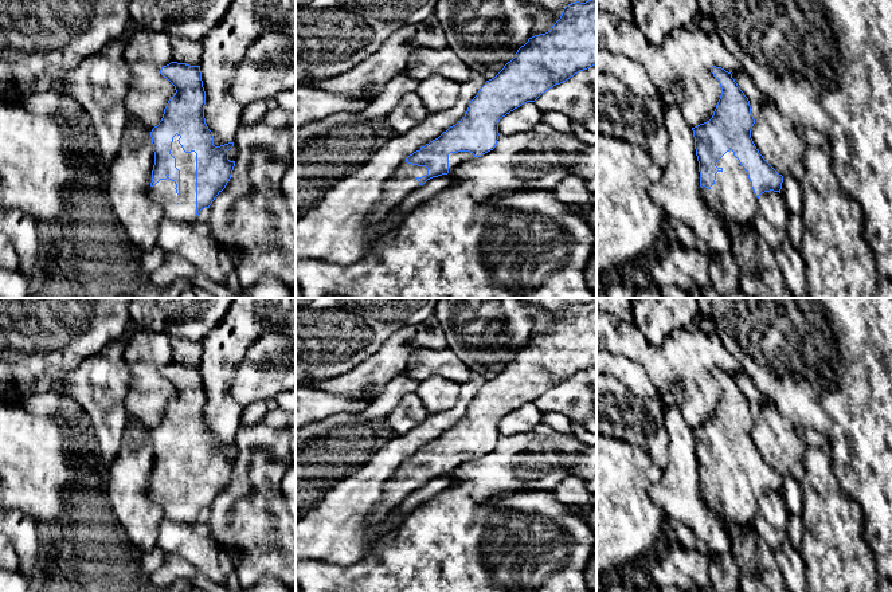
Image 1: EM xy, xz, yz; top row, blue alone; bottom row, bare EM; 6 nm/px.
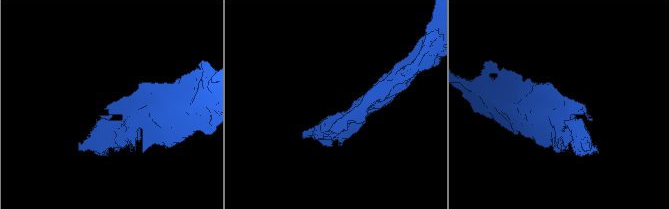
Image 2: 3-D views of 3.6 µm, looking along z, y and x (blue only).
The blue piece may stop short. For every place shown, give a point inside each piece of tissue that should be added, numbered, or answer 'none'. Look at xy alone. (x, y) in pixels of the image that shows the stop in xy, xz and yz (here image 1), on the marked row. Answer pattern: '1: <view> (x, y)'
1: xy (164, 193)

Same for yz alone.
1: yz (755, 108)
2: yz (732, 198)

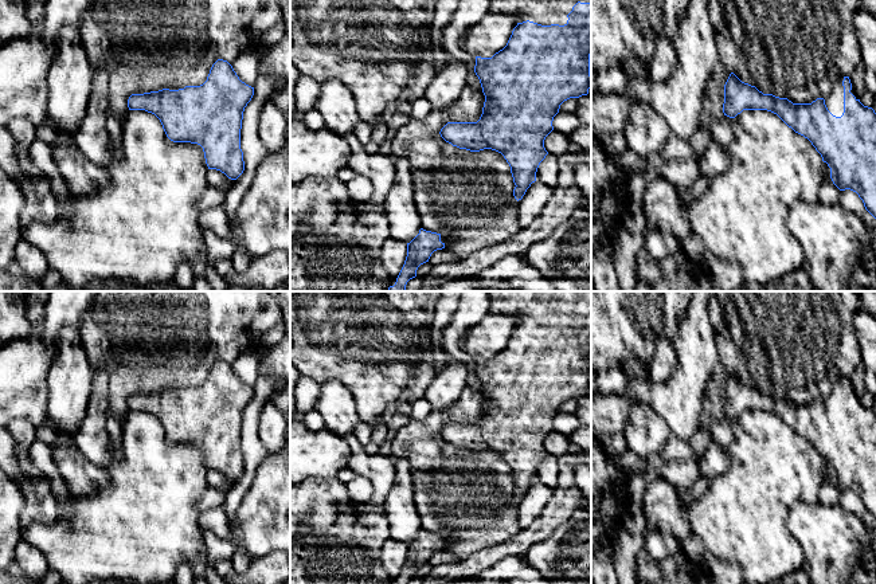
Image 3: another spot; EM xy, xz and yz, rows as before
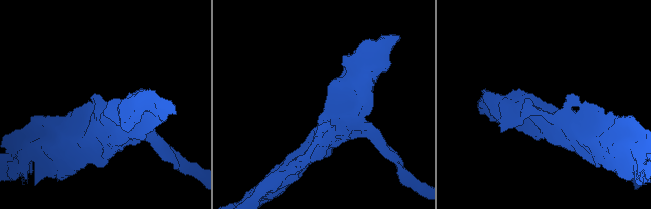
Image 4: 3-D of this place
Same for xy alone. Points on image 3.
none

